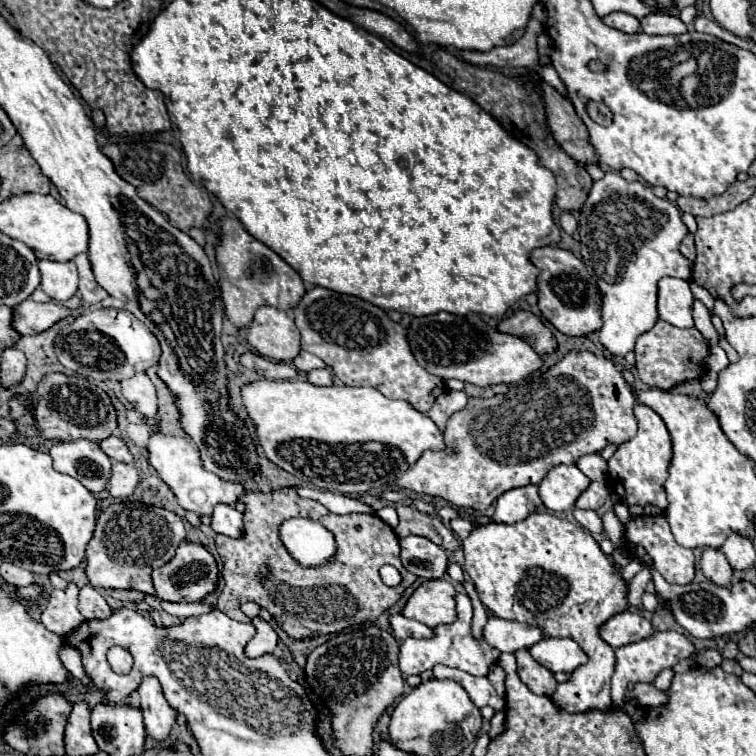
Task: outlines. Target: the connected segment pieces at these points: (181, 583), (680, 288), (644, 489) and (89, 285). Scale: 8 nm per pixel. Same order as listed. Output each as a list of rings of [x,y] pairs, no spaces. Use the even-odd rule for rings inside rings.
[[[191,541],[181,543],[175,557],[163,567],[153,571],[153,585],[157,597],[175,603],[197,603],[205,599],[209,593],[217,589],[217,579],[219,579],[219,569],[215,557],[201,543],[191,543]]]
[[[663,277],[659,281],[659,317],[675,327],[693,327],[693,293],[687,281],[677,277]]]
[[[637,403],[635,417],[639,421],[637,435],[631,441],[619,445],[613,457],[607,461],[609,463],[609,489],[617,493],[625,505],[643,507],[645,503],[653,503],[655,507],[665,511],[667,499],[665,499],[663,483],[667,479],[667,469],[671,461],[671,437],[663,419],[651,407]]]
[[[79,253],[73,261],[75,261],[77,271],[79,271],[79,293],[81,293],[81,297],[83,297],[87,303],[99,303],[99,301],[103,301],[103,299],[107,297],[107,291],[101,289],[101,287],[95,283],[87,255],[85,255],[85,253]]]

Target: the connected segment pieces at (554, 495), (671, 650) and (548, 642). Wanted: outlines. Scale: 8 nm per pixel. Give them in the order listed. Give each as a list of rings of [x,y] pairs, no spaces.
[[[559,465],[539,483],[543,505],[551,511],[567,511],[575,507],[577,497],[587,489],[591,479],[575,465]]]
[[[657,631],[653,633],[651,637],[643,639],[643,641],[637,641],[637,643],[629,643],[625,647],[619,647],[615,649],[615,655],[617,655],[617,667],[615,667],[615,673],[613,673],[613,689],[611,689],[611,699],[615,705],[619,705],[623,701],[623,695],[625,695],[625,689],[629,683],[651,683],[659,671],[667,669],[667,667],[673,667],[675,663],[679,663],[681,659],[687,659],[695,653],[695,645],[693,641],[683,635],[683,633],[677,633],[677,631]]]
[[[545,637],[529,651],[535,661],[539,661],[553,673],[571,673],[579,665],[587,663],[587,653],[583,653],[583,649],[579,649],[577,641],[571,641],[571,637]]]

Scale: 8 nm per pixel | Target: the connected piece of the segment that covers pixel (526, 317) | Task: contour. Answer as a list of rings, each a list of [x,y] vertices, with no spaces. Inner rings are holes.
[[[521,309],[515,311],[511,317],[507,317],[499,323],[499,331],[523,337],[541,355],[553,353],[557,349],[557,341],[553,337],[553,333],[549,331],[549,327],[531,311],[521,311]]]

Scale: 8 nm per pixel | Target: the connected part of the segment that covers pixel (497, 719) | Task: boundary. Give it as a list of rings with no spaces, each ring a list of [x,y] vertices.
[[[501,709],[501,711],[497,711],[497,713],[493,715],[493,719],[491,719],[491,729],[489,729],[489,737],[495,739],[495,737],[499,737],[503,731],[505,731],[505,709]]]

